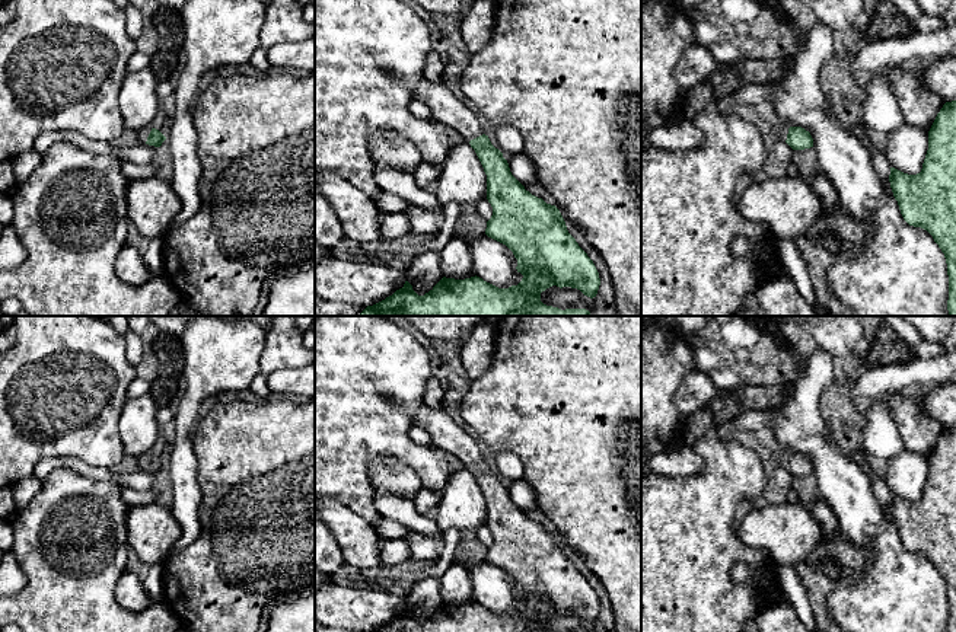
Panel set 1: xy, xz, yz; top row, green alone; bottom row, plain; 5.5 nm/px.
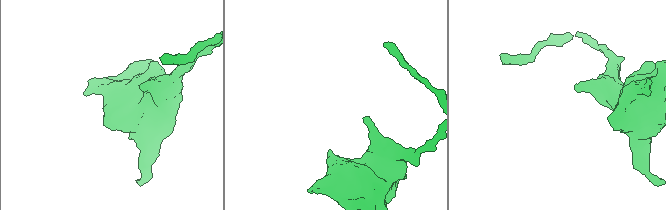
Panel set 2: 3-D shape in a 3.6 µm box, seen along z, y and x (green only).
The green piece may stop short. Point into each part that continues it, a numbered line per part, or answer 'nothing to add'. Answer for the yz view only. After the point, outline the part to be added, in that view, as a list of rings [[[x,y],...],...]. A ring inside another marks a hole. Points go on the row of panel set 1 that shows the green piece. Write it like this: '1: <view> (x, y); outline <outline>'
1: yz (780, 131); outline [[[775,124],[774,137],[777,138],[777,141],[785,141],[787,140],[788,128],[790,127],[787,127],[787,125]]]

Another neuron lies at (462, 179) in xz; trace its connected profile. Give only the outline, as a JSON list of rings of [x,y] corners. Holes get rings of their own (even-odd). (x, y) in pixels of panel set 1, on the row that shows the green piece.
[[[469,141],[450,149],[433,192],[442,205],[475,207],[487,198],[487,175]]]

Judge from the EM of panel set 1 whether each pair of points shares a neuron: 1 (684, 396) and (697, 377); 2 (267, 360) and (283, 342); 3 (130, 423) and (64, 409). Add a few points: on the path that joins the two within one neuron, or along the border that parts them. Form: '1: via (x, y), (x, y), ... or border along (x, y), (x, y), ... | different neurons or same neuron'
1: via (688, 392), (697, 382) | same neuron
2: via (271, 356), (280, 347) | same neuron
3: border along (128, 399), (120, 417), (120, 439), (124, 455) | different neurons

